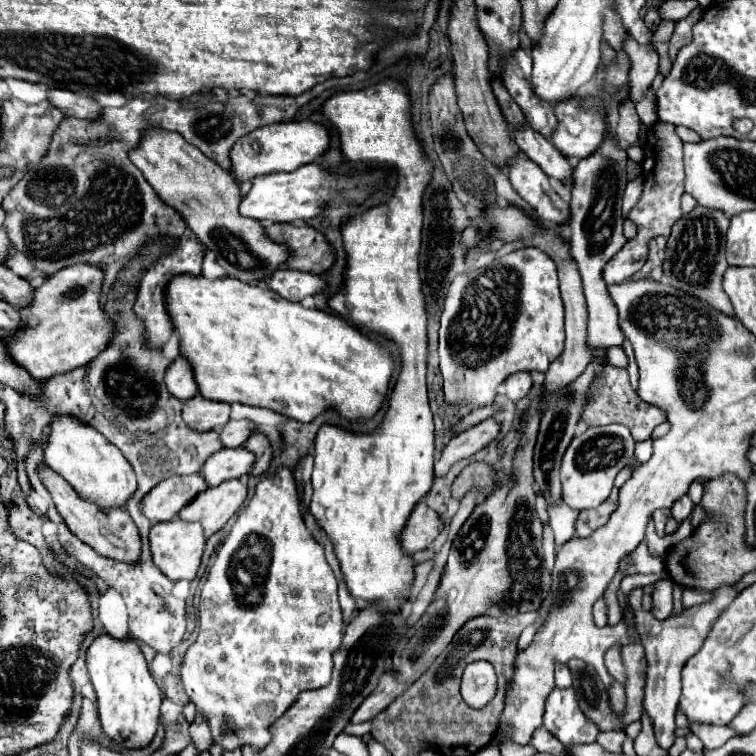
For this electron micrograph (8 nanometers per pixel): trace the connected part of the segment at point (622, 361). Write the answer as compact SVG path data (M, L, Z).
M612 346L612 348L608 348L608 364L626 368L626 366L628 366L628 358L626 358L624 350L622 350L622 348L618 348L618 346Z

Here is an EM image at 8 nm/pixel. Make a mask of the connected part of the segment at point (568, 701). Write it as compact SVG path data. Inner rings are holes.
M554 688L546 700L544 728L556 736L564 746L592 744L596 742L598 728L590 722L584 712L578 708L574 688Z

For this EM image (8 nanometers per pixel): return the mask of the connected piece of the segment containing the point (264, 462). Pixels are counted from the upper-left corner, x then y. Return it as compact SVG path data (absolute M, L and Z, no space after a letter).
M254 432L248 442L244 444L244 448L248 448L250 452L256 454L256 464L252 468L252 474L258 476L258 474L264 474L268 468L270 468L270 462L272 462L272 446L268 442L268 438L262 434L262 432Z

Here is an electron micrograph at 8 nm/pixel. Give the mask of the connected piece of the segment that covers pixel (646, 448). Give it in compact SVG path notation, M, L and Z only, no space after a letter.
M648 439L644 442L636 443L634 455L639 463L647 462L653 453L653 440Z

